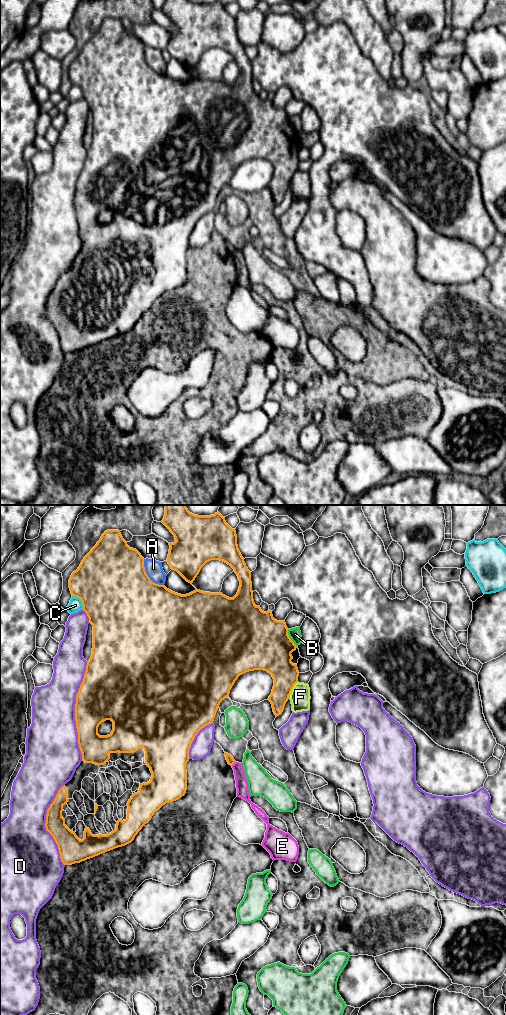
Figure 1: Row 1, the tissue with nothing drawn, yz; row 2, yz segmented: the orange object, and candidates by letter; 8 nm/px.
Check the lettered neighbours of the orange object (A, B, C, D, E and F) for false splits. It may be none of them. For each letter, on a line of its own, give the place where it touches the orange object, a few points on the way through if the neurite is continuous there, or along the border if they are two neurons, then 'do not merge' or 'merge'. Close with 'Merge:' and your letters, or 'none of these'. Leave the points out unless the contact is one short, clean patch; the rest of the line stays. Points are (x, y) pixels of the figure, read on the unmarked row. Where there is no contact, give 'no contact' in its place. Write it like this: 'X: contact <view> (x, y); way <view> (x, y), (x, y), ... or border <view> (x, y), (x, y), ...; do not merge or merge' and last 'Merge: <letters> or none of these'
A: contact yz (147, 64); do not merge
B: contact yz (290, 126); do not merge
C: contact yz (81, 88); do not merge
D: contact yz (75, 199); do not merge
E: contact yz (233, 251); border yz (235, 249), (231, 253); do not merge
F: contact yz (292, 176); do not merge
Merge: none of these

